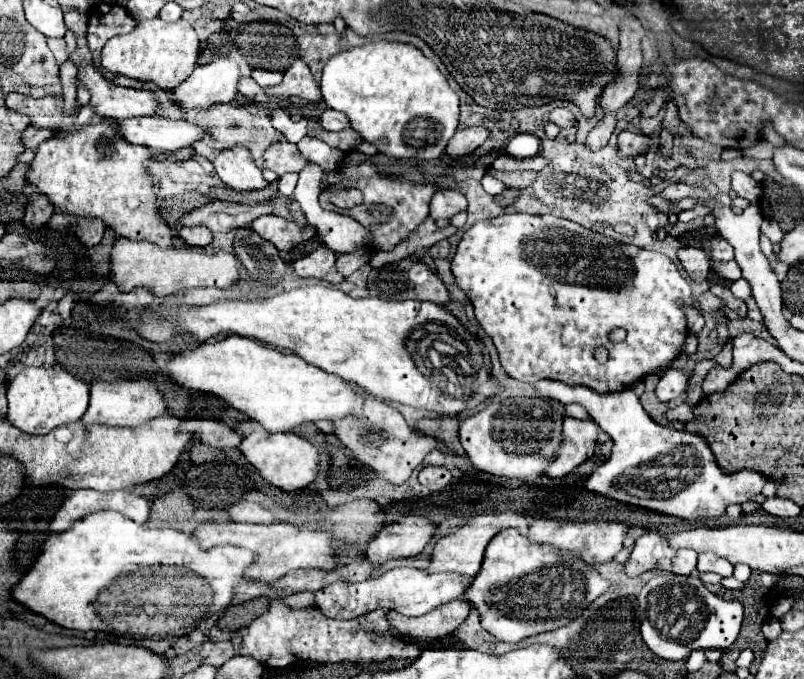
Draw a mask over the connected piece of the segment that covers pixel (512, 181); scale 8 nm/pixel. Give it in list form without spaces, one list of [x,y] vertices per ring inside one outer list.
[[[488,169],[488,175],[500,179],[506,187],[514,187],[514,189],[524,189],[524,187],[528,187],[536,179],[536,171],[510,171],[510,173],[502,173],[502,171],[496,171],[496,169]]]

